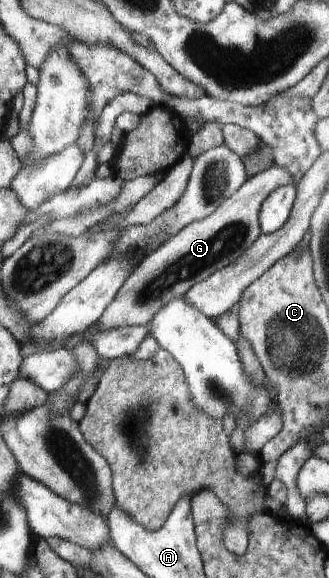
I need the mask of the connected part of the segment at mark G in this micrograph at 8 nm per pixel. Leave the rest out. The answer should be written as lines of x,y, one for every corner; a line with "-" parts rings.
273,165
271,168
257,173
252,177
248,177
246,181
233,193
227,200
223,200
219,206
209,216
196,220
182,227
177,234
174,234
166,240
164,244
160,244
150,253
145,255
135,270
131,272
131,276
123,282
121,290
117,290
115,298
111,300
111,304
107,306
105,312
101,314
101,318
94,324
89,324
86,329
91,326
101,328
101,330
111,330
111,328
127,327
127,326
148,326
153,320
153,316
167,306
167,302
183,298
191,286
207,280
211,274
232,265
235,260
243,256
245,250
249,250
254,246
255,240
262,234
259,228
259,212
261,206
265,202
265,198
271,196
271,192
275,192
279,186
292,186
293,178
289,170
283,170
278,166

